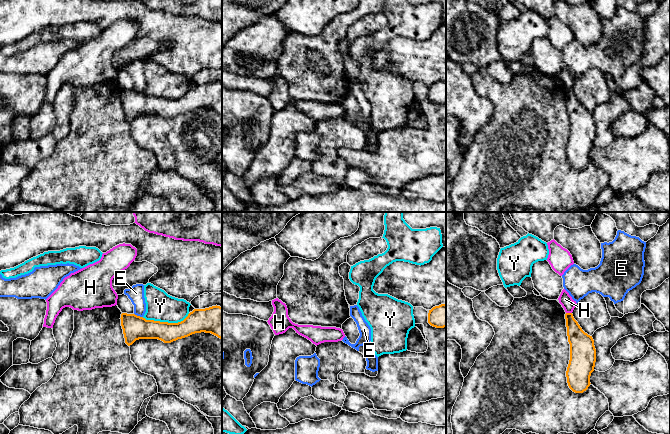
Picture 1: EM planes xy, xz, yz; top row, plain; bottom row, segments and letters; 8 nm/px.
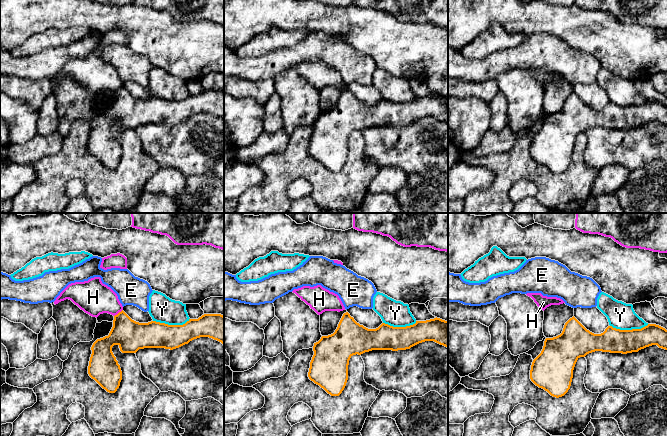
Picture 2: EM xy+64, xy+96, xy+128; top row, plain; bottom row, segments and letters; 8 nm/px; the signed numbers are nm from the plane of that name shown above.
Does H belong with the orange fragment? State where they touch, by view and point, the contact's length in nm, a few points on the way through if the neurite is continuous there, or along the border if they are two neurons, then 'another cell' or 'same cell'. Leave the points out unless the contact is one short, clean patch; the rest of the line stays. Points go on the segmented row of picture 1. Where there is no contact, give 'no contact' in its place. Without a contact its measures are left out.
yz (569, 313) | 50 nm | along yz (566, 312), (571, 313) | another cell

